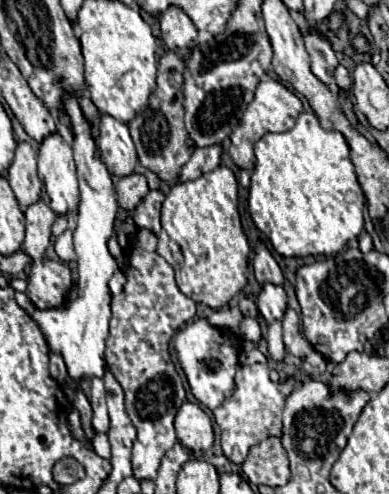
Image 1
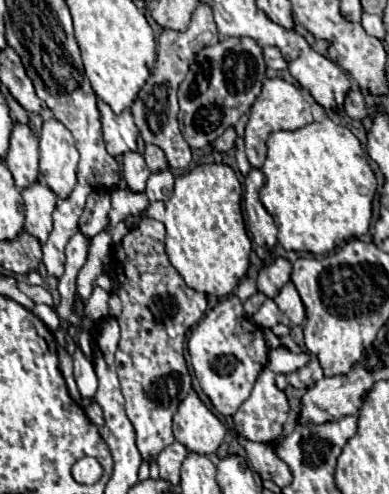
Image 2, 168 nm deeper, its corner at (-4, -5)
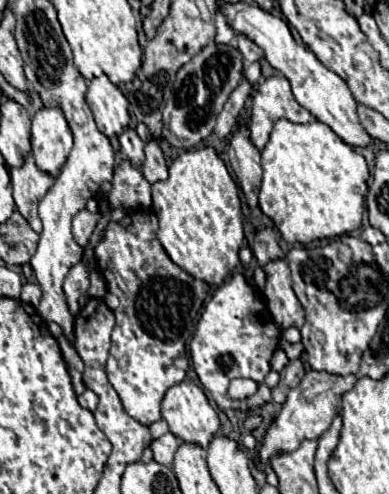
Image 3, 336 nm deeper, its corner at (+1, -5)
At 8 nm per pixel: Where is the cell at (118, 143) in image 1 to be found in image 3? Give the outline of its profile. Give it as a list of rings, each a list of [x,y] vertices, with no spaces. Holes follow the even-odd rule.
[[[93,77],[93,81],[87,81],[87,93],[85,101],[89,109],[93,111],[97,127],[107,135],[119,135],[123,127],[129,125],[129,113],[127,113],[127,99],[123,91],[109,81],[109,77]]]

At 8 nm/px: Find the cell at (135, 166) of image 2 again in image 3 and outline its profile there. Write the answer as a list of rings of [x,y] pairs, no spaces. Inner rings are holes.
[[[125,127],[119,135],[119,143],[121,143],[121,151],[129,157],[129,161],[133,165],[141,165],[145,155],[143,155],[143,147],[145,143],[141,141],[141,137],[135,133],[135,129],[131,127]]]

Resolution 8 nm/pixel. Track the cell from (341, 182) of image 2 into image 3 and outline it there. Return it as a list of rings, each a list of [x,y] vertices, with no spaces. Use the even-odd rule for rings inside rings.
[[[279,119],[271,131],[271,139],[261,151],[261,167],[263,181],[259,191],[259,207],[271,217],[275,227],[281,231],[283,239],[289,243],[307,245],[315,239],[337,237],[343,233],[351,233],[361,225],[361,217],[365,211],[369,169],[363,155],[349,147],[343,139],[339,139],[329,125],[321,121],[311,121],[307,125],[297,125],[287,119]]]

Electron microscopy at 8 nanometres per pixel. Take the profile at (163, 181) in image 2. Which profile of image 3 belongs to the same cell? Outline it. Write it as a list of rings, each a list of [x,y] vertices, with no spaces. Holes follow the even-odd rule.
[[[151,137],[147,143],[145,143],[145,161],[141,165],[141,171],[145,175],[145,179],[149,183],[155,183],[155,181],[163,181],[167,179],[167,163],[165,163],[165,155],[159,147],[159,139]]]

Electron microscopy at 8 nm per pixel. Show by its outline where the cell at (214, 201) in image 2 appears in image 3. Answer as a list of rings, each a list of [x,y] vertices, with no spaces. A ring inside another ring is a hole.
[[[199,147],[185,151],[173,159],[169,165],[169,177],[151,185],[153,189],[153,211],[159,219],[159,241],[173,263],[185,269],[195,279],[201,279],[209,285],[221,285],[229,273],[239,265],[239,249],[243,245],[243,211],[239,189],[233,177],[229,175],[223,159],[215,153],[213,147]]]

